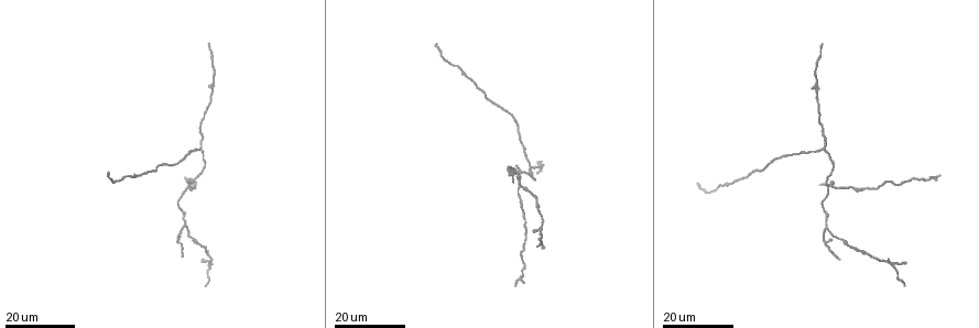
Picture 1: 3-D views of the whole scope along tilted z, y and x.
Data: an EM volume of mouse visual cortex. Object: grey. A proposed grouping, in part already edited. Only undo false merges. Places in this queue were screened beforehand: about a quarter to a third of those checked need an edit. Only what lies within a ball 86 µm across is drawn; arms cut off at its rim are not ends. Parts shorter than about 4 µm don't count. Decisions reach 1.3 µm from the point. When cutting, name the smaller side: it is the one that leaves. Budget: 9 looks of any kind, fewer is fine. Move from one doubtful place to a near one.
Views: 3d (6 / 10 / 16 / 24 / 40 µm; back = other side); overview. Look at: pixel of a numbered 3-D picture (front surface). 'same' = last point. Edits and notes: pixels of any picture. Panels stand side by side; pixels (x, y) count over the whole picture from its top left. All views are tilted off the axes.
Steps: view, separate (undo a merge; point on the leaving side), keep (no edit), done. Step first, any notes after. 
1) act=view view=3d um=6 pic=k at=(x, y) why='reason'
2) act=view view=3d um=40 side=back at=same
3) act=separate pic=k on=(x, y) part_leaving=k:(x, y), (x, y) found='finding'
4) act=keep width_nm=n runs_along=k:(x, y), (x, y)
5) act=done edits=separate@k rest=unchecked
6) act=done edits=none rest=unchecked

act=view view=3d um=16 pic=1 at=(213, 91) why='thick turns thin'

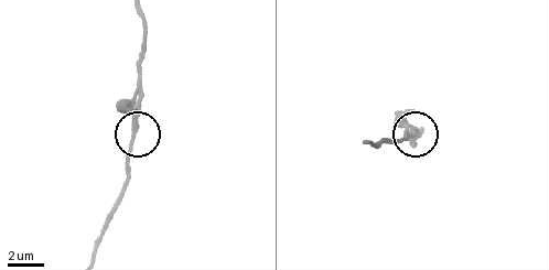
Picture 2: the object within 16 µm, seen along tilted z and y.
act=view view=3d um=10 pic=2 at=(134, 129)

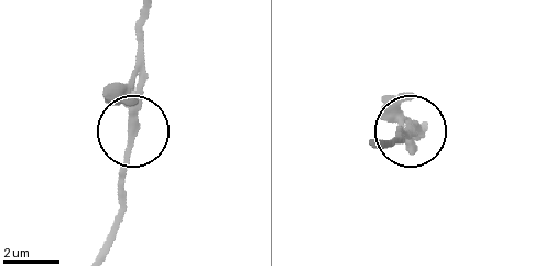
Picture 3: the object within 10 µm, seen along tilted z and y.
act=keep runs_along=3:(100, 251), (123, 179), (138, 39) found='one neuron here'

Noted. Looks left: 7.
act=view view=3d um=24 pic=1 at=(529, 169) why='three-way junction'

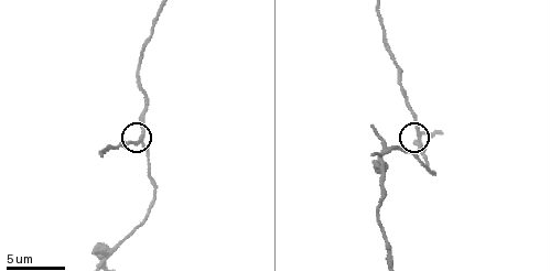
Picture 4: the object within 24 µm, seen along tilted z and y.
act=view view=3d um=10 pic=4 at=(419, 145)

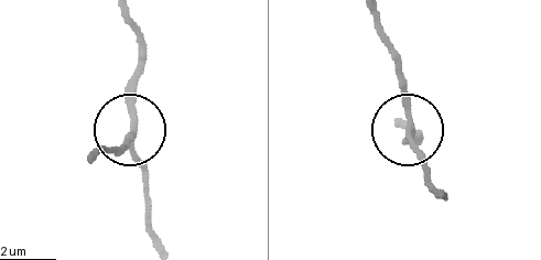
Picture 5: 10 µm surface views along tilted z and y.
act=keep arms=3 runs_along=5:(159, 238), (148, 218), (148, 175), (133, 145), (141, 34) found='one neuron here'

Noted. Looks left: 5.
act=view view=3d um=24 pic=1 at=(185, 225) why='three-way junction'

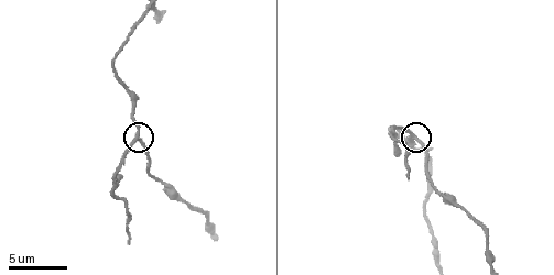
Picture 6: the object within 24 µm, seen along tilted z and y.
act=view view=3d um=6 pic=6 at=(413, 136)

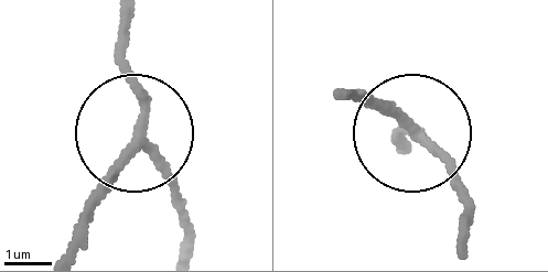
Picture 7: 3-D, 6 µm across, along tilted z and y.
act=keep width_nm=190 runs_along=7:(125, 18), (137, 136), (82, 214) found='continuous, no second neuron'

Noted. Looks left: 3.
act=view view=3d um=16 pic=1 at=(189, 184) why='four arms meet'

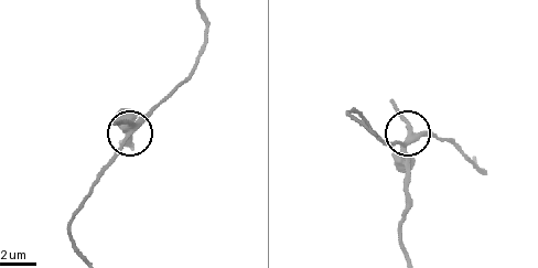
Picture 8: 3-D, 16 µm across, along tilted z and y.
act=view view=3d um=10 pic=8 at=(406, 147)

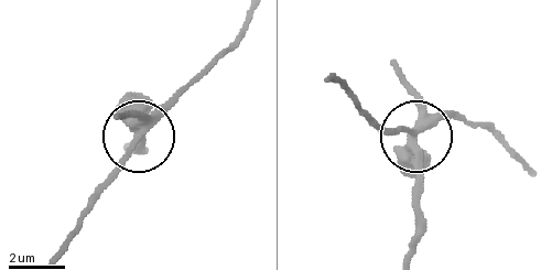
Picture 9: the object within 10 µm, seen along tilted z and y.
act=separate pic=9 on=(133, 100) width_nm=290 found='two neurons meet here'

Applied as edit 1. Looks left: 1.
act=done edits=separate@9 rest=unchecked

